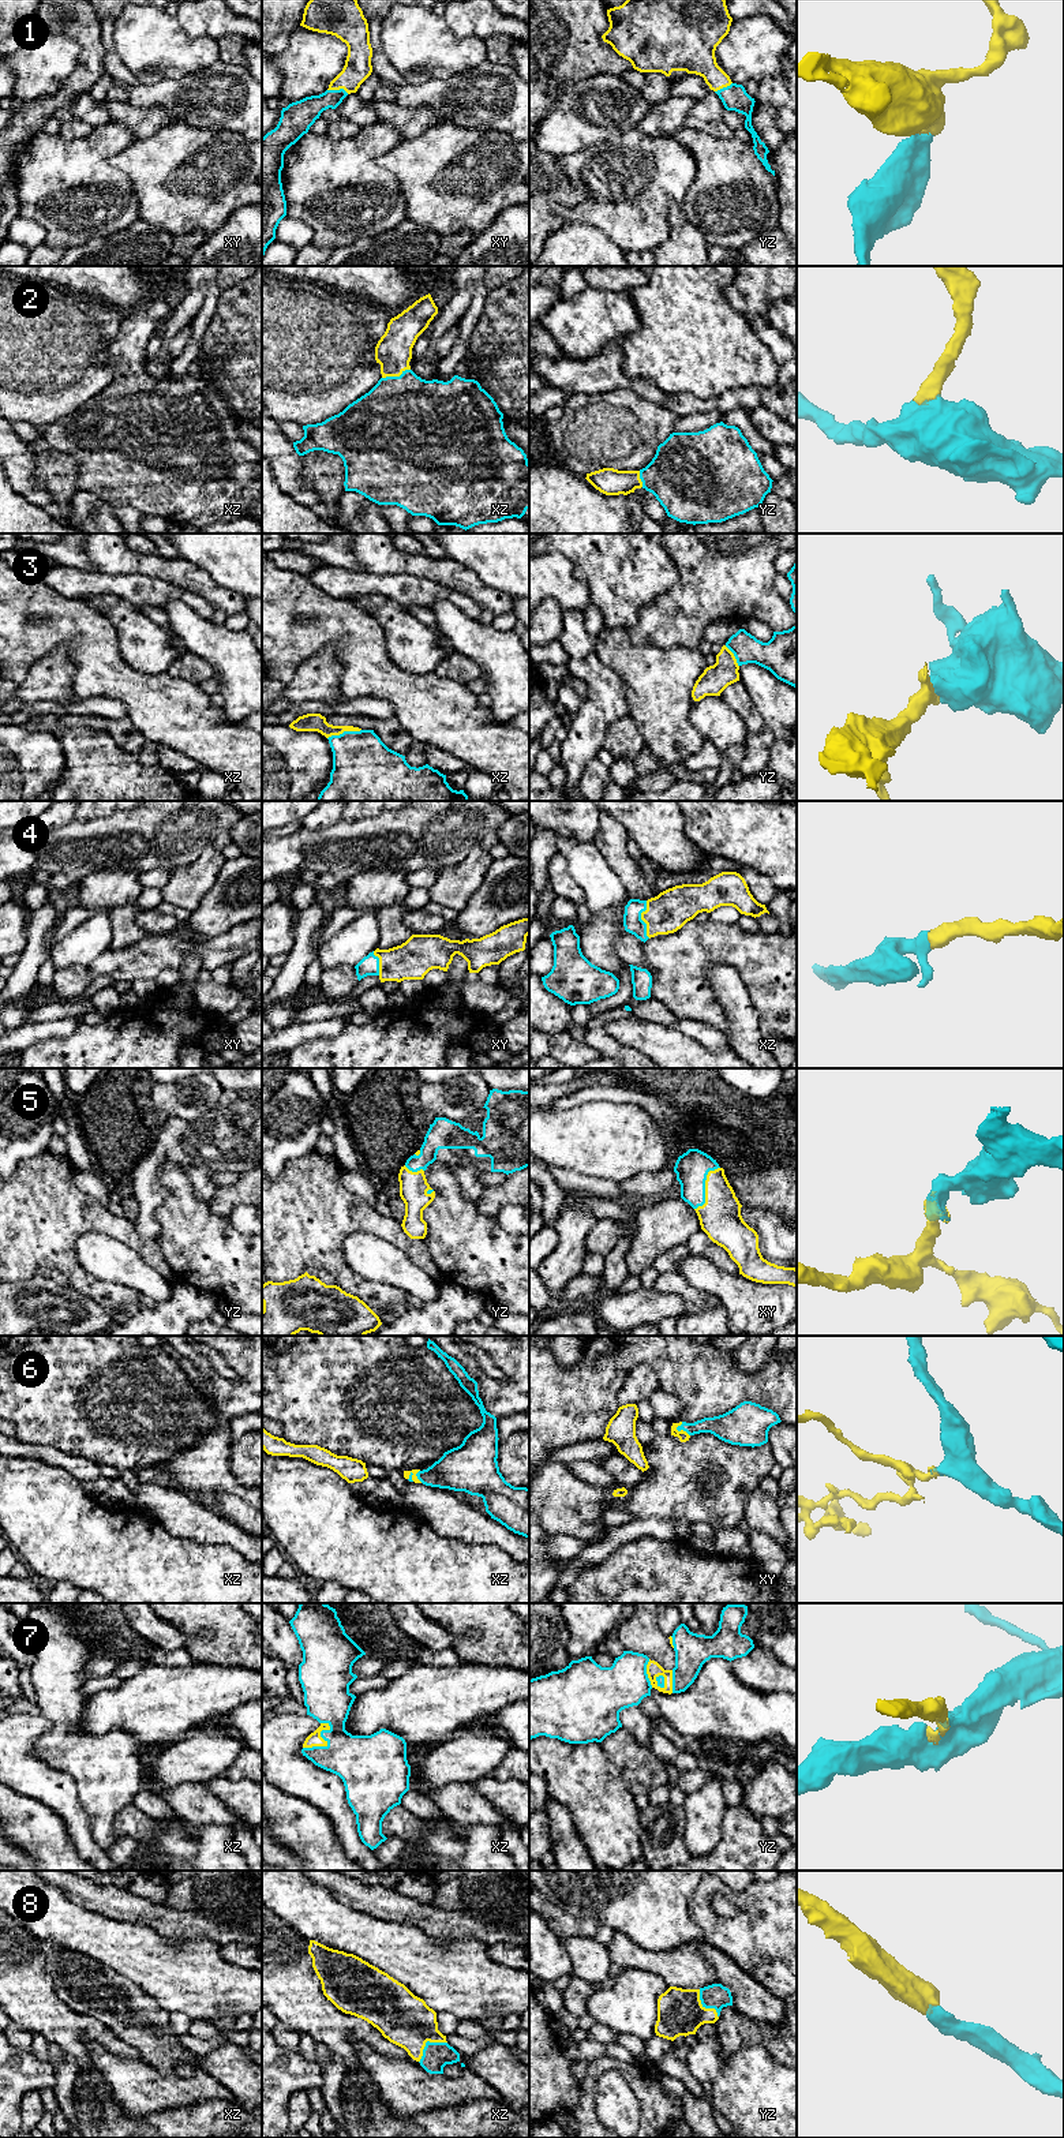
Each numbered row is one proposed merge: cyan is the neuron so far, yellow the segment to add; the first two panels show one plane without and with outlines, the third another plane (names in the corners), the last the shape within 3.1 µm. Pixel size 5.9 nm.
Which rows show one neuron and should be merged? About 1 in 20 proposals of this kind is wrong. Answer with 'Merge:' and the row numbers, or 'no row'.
Merge: 1, 2, 3, 4, 5, 6, 7, 8

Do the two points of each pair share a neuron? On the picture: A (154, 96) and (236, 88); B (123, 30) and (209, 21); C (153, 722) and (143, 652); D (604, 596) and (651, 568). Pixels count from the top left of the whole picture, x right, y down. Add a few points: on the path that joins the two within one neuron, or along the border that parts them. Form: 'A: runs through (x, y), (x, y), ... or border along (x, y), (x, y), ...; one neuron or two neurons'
A: runs through (175, 94), (216, 94); one neuron
B: border along (175, 15), (180, 26), (190, 36), (209, 37); two neurons
C: border along (120, 654), (141, 671), (165, 671); two neurons
D: runs through (615, 598), (640, 576); one neuron

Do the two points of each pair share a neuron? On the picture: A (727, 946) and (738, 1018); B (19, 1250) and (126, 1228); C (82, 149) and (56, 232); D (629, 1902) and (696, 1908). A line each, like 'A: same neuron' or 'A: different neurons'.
A: different neurons
B: same neuron
C: same neuron
D: different neurons

